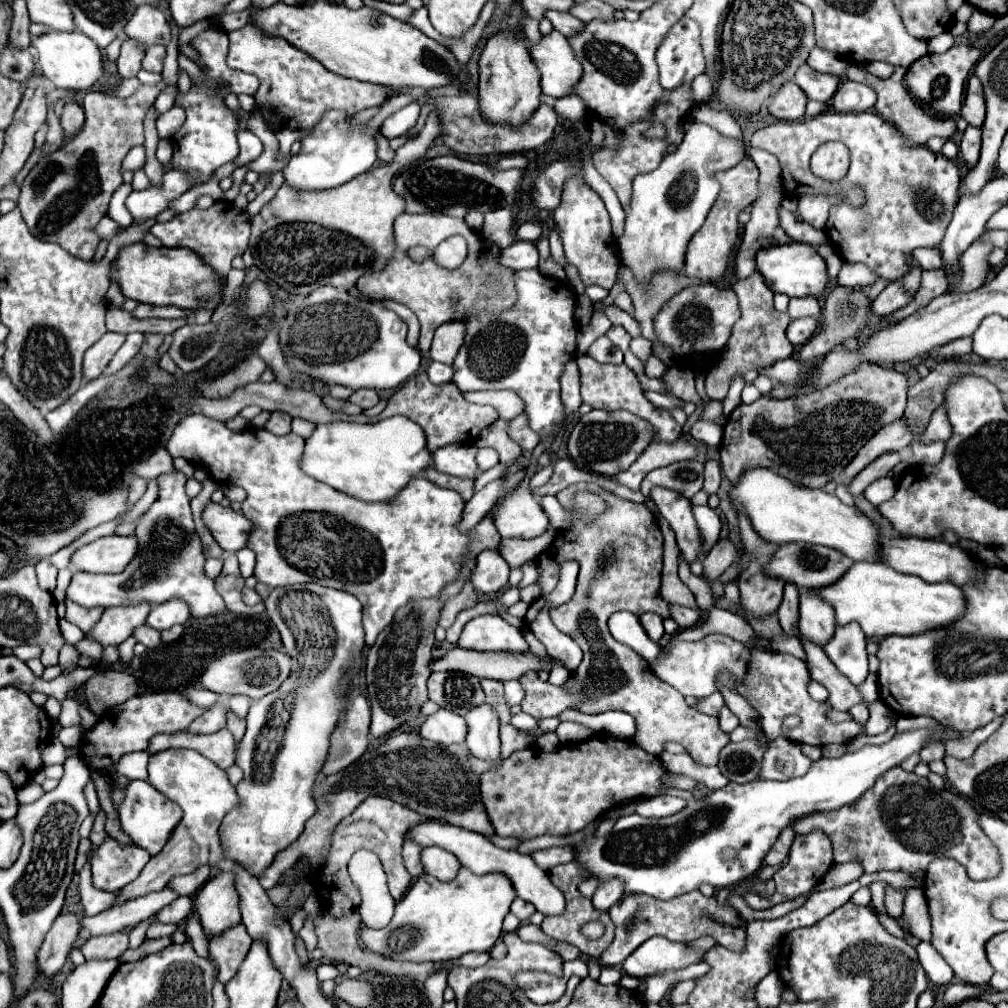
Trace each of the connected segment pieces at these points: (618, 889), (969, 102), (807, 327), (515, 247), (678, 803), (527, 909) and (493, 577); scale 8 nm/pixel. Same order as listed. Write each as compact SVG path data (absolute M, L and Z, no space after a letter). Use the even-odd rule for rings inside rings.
M607 880L607 884L599 884L593 894L593 904L597 910L609 910L623 896L623 880Z
M973 74L967 84L967 94L965 94L965 106L959 112L961 118L967 120L971 126L981 126L985 120L985 96L983 96L983 86L979 78Z
M799 318L799 320L793 320L789 324L789 328L787 328L787 338L797 348L797 346L805 344L815 334L815 328L817 328L817 320L815 318Z
M515 240L499 254L499 264L511 270L537 268L537 260L539 260L537 246L533 242L523 242L523 240Z
M661 794L661 796L655 796L655 798L641 800L637 804L635 812L639 812L639 816L647 816L647 818L663 818L663 816L671 816L671 814L683 810L685 804L687 802L683 798Z
M515 898L513 904L511 904L511 912L521 920L521 922L527 922L529 916L535 912L535 906L533 904L527 904L523 902L521 898Z
M483 550L477 556L477 566L469 580L479 594L499 594L509 580L509 566L499 550Z

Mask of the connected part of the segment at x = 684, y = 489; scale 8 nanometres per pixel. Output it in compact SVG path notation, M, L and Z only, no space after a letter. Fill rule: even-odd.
M683 460L657 470L663 474L663 482L659 484L683 494L685 498L693 498L703 488L703 464L697 460Z

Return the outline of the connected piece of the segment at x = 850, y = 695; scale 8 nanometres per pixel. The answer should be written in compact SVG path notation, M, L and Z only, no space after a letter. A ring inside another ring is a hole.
M795 628L795 636L801 640L805 648L807 654L805 662L811 672L811 678L829 690L829 702L835 710L849 712L851 706L863 702L857 688L835 668L835 664L831 664L831 660L827 660L827 654L819 644L813 644L811 640L803 640L797 628Z

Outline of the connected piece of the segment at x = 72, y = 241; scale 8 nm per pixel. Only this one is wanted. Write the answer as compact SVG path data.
M165 82L157 86L143 84L131 98L117 98L105 92L89 92L85 96L83 130L59 150L45 154L21 186L19 208L35 238L63 246L79 260L93 258L99 238L91 230L107 214L111 194L123 184L121 162L125 154L133 146L144 144L143 118L163 88Z

